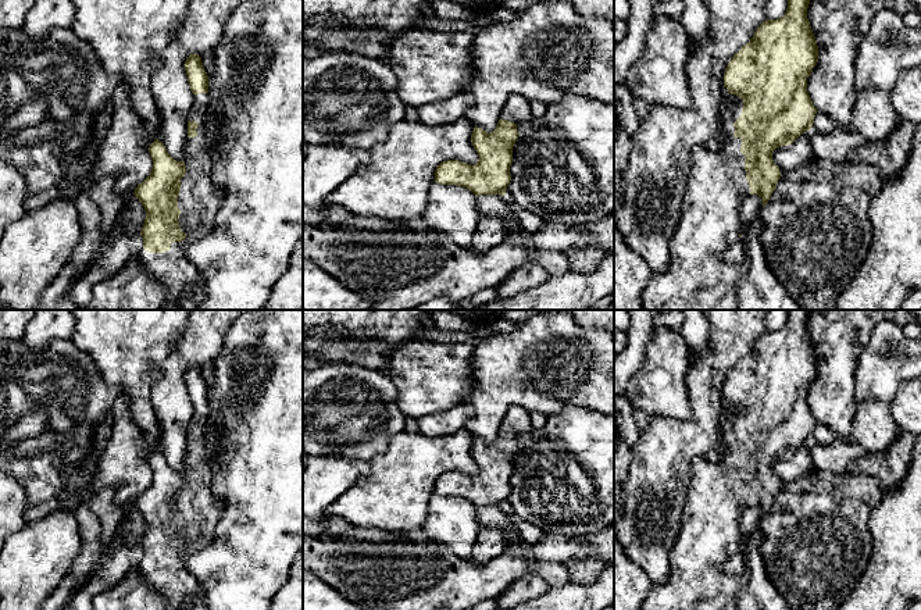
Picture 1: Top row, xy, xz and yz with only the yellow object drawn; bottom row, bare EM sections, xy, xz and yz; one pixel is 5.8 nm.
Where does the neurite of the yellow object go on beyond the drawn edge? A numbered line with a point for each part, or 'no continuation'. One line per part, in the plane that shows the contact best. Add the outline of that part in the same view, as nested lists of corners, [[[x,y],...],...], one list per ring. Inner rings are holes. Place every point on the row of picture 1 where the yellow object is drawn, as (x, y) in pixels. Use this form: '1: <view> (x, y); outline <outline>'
1: xy (199, 199); outline [[[193,94],[188,119],[199,124],[194,138],[186,138],[185,167],[178,196],[179,228],[186,235],[182,242],[172,242],[164,253],[149,253],[142,249],[140,263],[167,289],[169,299],[181,299],[185,310],[196,310],[203,302],[203,277],[188,258],[186,247],[196,239],[208,235],[221,203],[221,190],[213,181],[213,149],[217,128],[211,122],[210,94]]]

